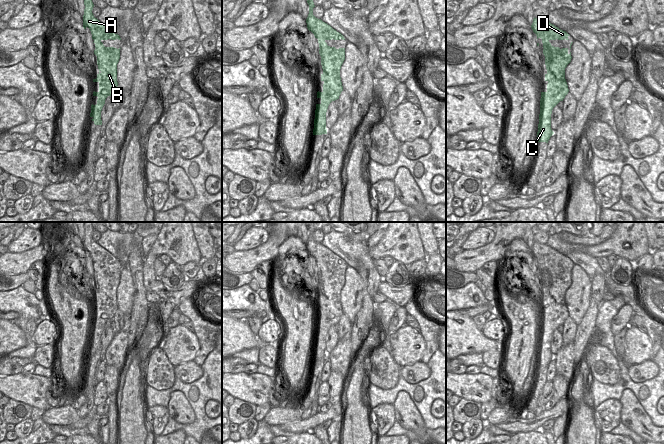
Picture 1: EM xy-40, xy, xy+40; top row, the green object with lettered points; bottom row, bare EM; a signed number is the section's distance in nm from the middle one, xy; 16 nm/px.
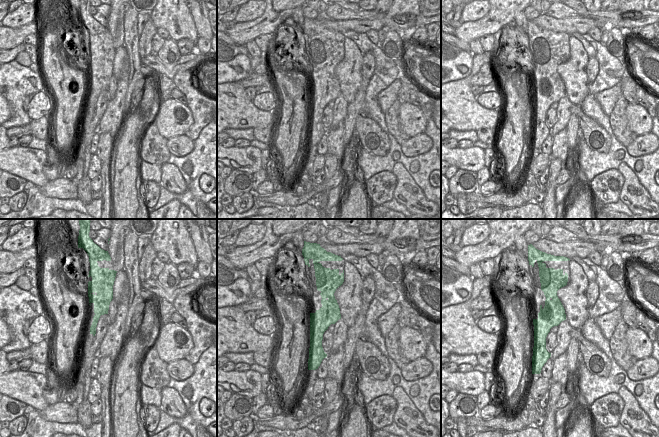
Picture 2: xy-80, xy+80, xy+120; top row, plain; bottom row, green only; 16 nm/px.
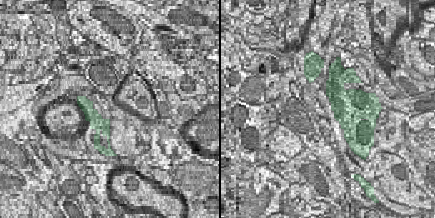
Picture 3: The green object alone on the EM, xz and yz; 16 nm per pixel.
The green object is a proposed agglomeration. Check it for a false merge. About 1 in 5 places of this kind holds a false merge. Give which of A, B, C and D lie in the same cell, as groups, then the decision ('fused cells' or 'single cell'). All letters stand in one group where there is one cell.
groups A B C D; single cell

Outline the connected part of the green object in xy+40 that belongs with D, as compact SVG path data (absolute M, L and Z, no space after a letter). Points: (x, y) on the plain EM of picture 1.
M535 241L531 252L537 263L542 263L547 293L545 305L548 306L547 315L541 316L537 366L548 367L550 361L554 358L551 353L552 334L560 325L563 325L569 316L565 303L565 292L572 283L568 272L560 273L559 271L554 271L549 265L556 263L569 264L568 261L570 259L550 246Z

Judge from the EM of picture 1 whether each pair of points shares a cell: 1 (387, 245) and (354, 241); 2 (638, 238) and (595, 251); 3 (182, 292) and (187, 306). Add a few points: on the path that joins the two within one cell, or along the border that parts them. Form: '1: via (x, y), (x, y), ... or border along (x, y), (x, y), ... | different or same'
1: border along (367, 248), (367, 252), (373, 260) | different
2: via (627, 240), (624, 240), (619, 245), (606, 248) | same
3: border along (191, 297), (185, 298), (176, 306) | different

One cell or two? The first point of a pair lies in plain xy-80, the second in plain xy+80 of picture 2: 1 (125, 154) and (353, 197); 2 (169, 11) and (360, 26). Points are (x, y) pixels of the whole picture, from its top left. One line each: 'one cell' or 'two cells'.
1: one cell
2: one cell

